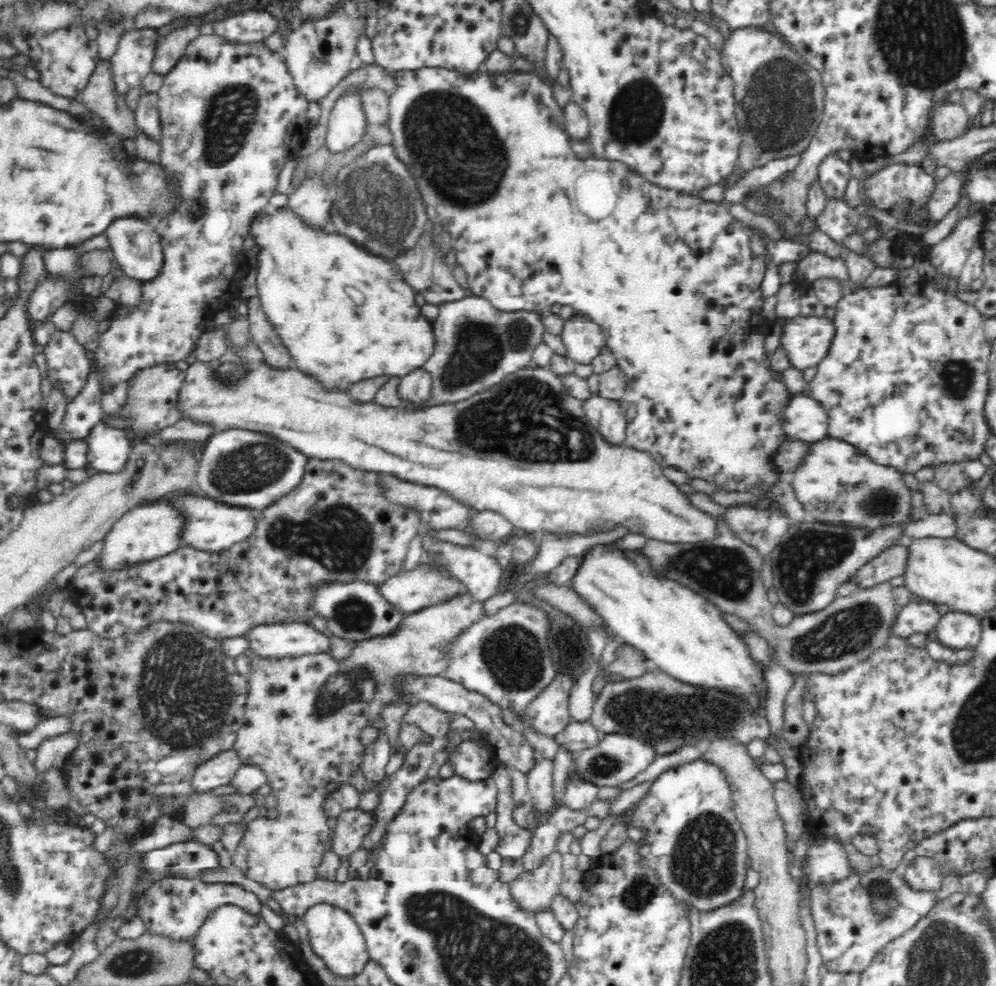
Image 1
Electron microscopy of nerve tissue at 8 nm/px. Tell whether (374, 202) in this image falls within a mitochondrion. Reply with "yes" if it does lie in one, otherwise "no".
yes

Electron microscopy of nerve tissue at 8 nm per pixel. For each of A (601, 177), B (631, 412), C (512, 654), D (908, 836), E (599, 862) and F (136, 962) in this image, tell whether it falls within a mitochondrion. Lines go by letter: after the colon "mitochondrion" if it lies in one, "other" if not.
A: other
B: other
C: mitochondrion
D: other
E: other
F: mitochondrion

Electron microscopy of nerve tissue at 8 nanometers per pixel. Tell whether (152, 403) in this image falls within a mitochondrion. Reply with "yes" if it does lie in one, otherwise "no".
yes

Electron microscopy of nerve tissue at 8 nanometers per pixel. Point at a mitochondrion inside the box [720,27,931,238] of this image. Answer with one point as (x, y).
(775, 101)

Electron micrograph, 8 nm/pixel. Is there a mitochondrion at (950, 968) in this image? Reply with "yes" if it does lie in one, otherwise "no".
yes

